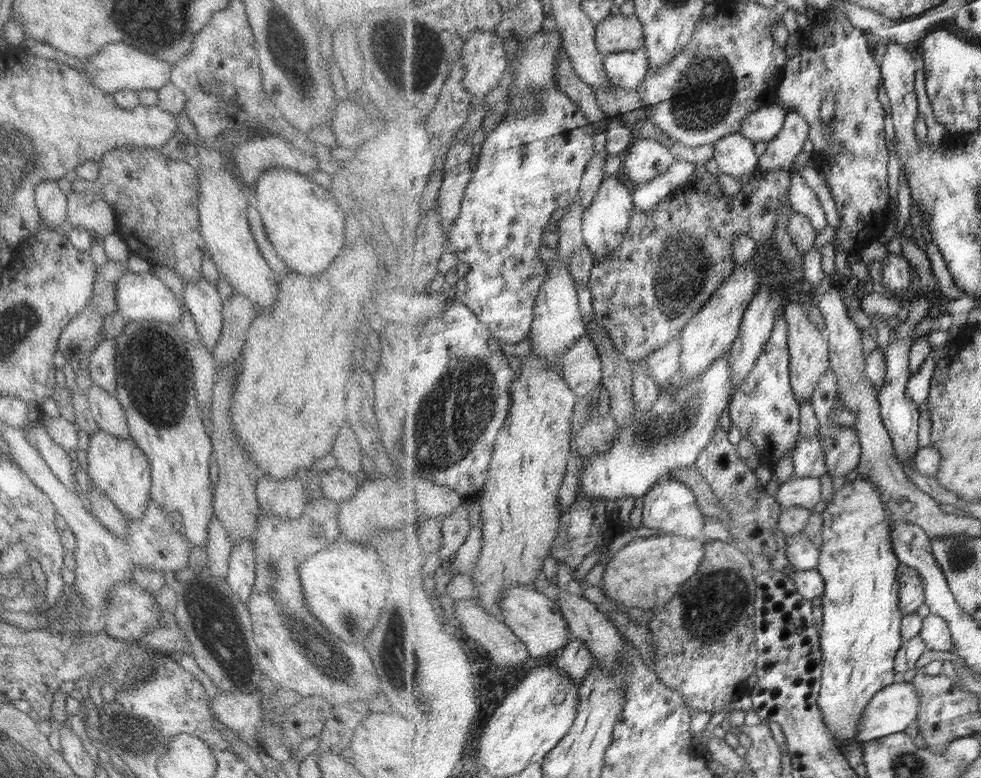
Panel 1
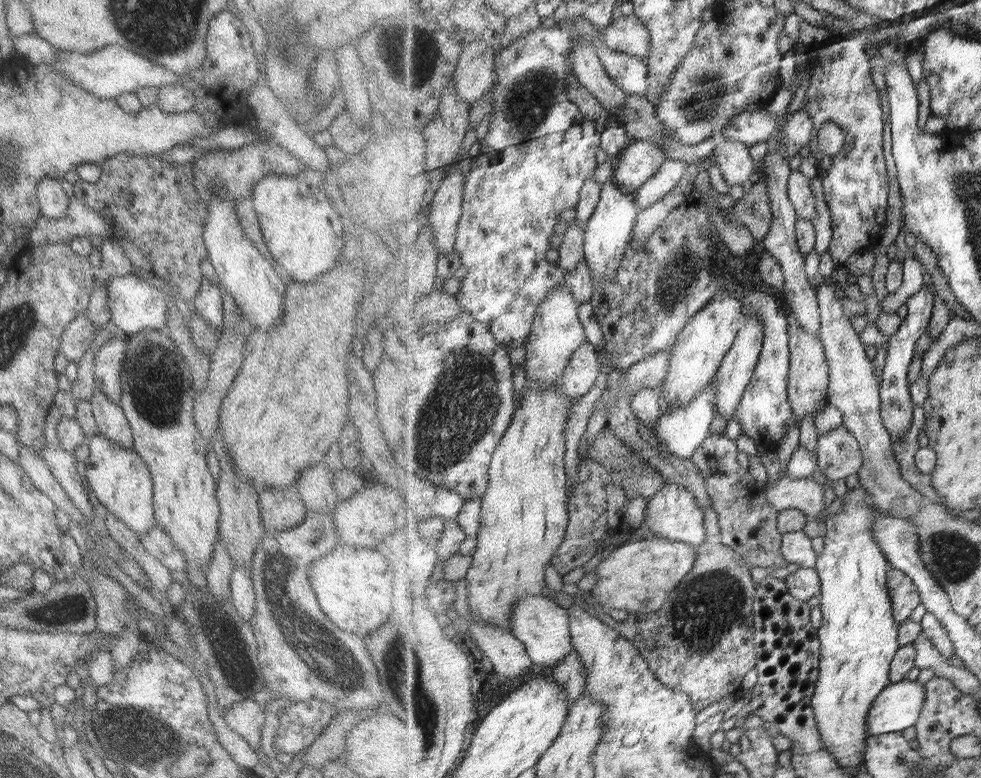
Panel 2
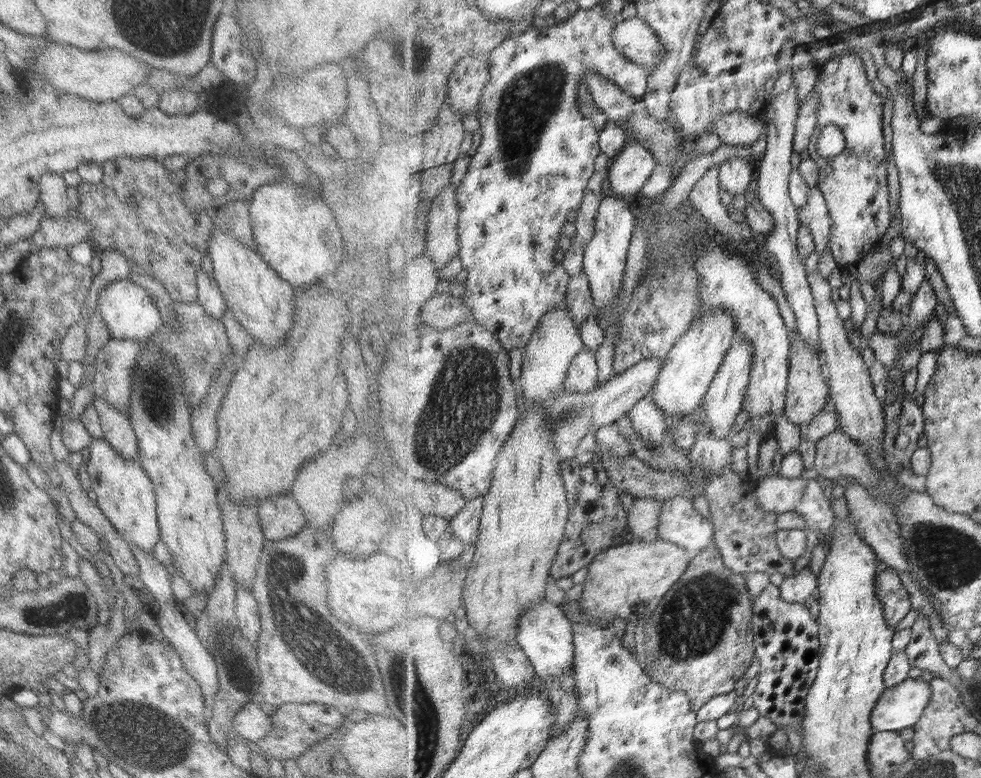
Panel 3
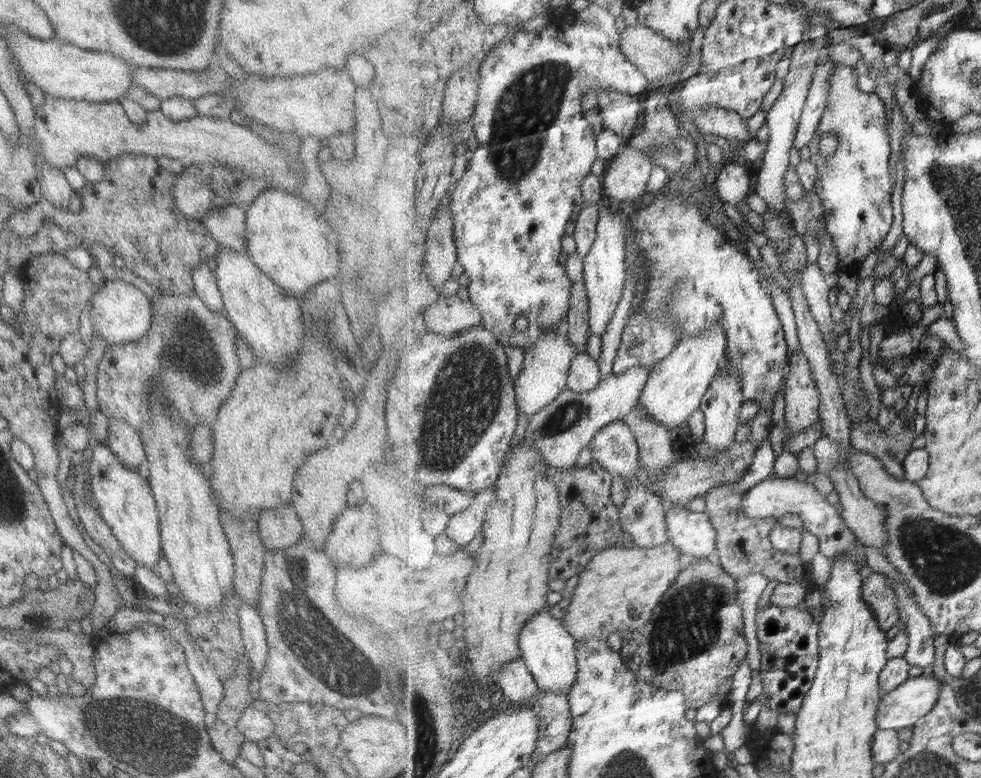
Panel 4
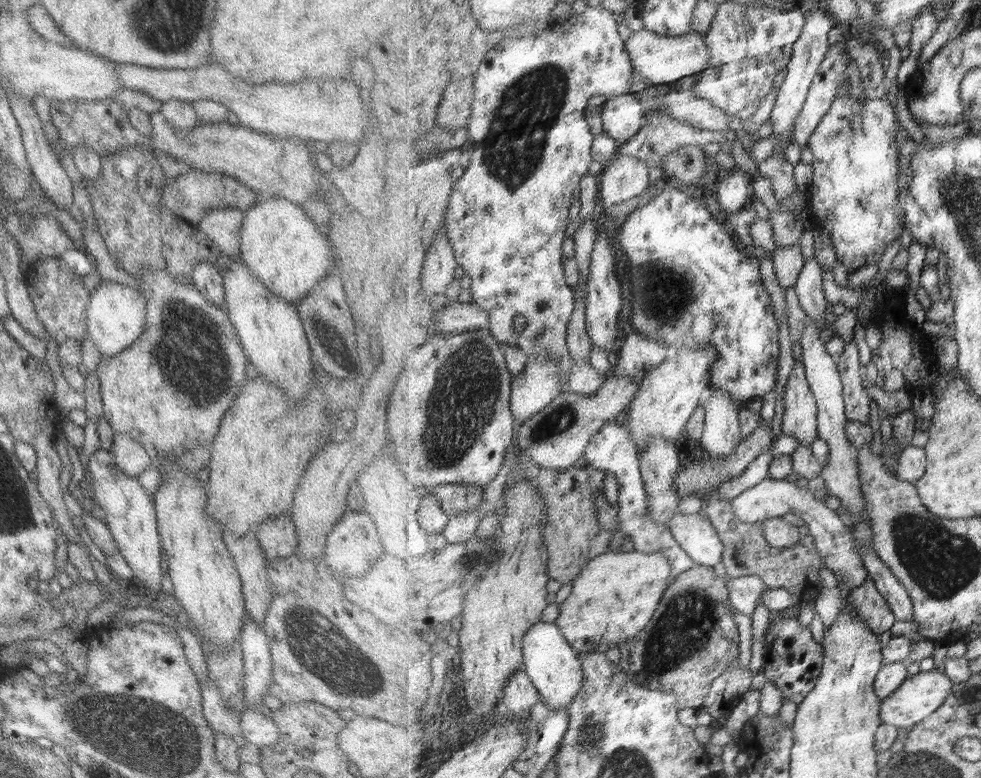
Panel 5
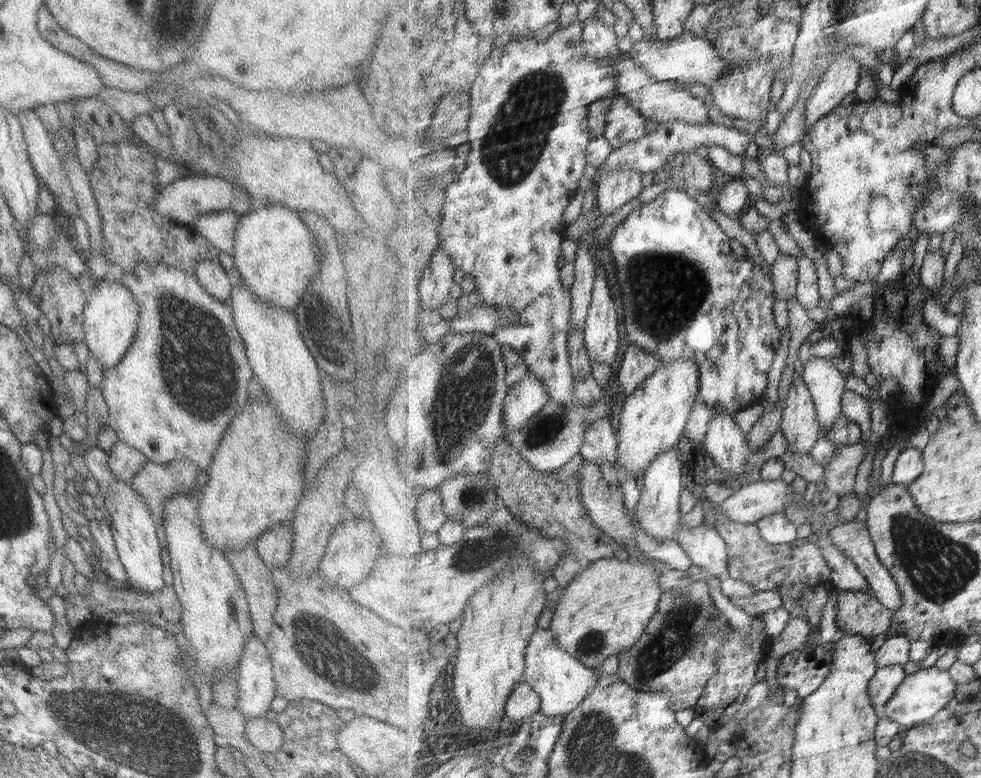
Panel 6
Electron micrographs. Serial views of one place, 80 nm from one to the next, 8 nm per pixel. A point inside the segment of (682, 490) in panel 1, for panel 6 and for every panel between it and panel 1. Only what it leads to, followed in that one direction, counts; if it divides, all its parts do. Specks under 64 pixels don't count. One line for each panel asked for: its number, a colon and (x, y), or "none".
2: (674, 514)
3: (680, 523)
4: (692, 532)
5: (694, 533)
6: (708, 550)

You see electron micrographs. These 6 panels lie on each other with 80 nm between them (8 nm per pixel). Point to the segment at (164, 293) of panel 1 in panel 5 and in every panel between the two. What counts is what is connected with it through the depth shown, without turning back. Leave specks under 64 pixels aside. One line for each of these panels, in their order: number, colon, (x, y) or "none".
2: (134, 306)
3: (127, 312)
4: (119, 313)
5: (114, 315)

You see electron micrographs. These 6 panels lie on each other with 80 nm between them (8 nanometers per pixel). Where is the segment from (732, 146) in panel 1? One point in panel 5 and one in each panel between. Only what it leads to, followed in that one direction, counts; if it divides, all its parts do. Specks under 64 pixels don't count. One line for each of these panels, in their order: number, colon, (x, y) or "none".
2: (733, 158)
3: (736, 174)
4: (733, 183)
5: (734, 192)

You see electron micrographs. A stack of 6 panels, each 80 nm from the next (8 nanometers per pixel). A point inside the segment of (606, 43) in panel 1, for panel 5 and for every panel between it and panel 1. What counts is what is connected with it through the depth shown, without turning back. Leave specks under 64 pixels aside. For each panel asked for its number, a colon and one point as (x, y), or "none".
2: (629, 35)
3: (634, 38)
4: (656, 56)
5: (662, 60)

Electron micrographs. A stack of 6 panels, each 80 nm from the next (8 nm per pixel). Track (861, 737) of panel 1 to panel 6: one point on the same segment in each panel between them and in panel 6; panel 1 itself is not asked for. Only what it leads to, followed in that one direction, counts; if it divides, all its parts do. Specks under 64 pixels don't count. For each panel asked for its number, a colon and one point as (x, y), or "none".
2: (899, 707)
3: (902, 706)
4: (901, 708)
5: (921, 695)
6: (924, 693)

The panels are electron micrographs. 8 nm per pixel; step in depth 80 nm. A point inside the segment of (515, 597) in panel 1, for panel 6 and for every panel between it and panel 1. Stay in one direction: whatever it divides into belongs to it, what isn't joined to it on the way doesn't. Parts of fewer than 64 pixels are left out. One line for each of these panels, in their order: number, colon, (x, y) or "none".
2: (539, 623)
3: (546, 635)
4: (549, 649)
5: (555, 667)
6: (564, 683)

